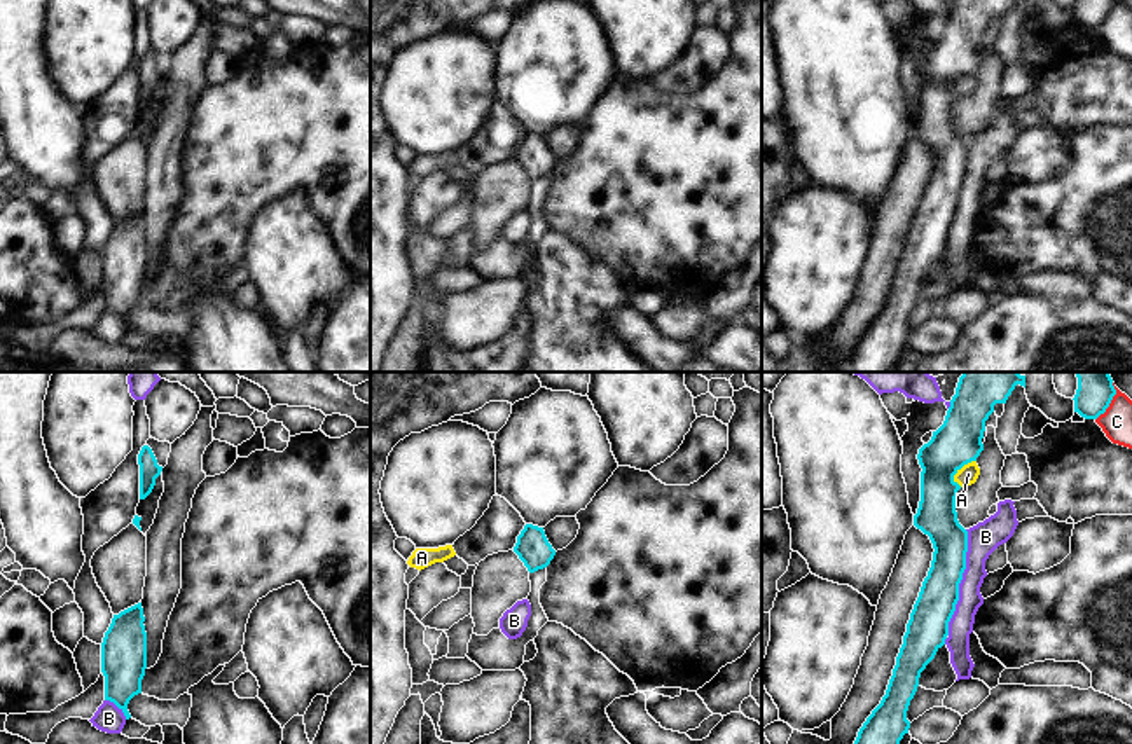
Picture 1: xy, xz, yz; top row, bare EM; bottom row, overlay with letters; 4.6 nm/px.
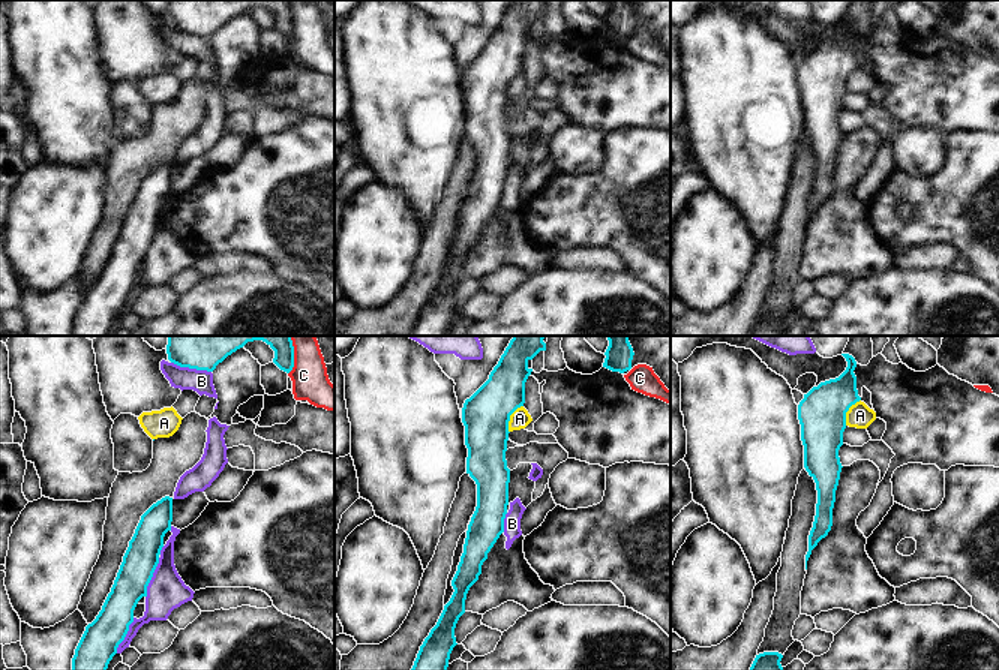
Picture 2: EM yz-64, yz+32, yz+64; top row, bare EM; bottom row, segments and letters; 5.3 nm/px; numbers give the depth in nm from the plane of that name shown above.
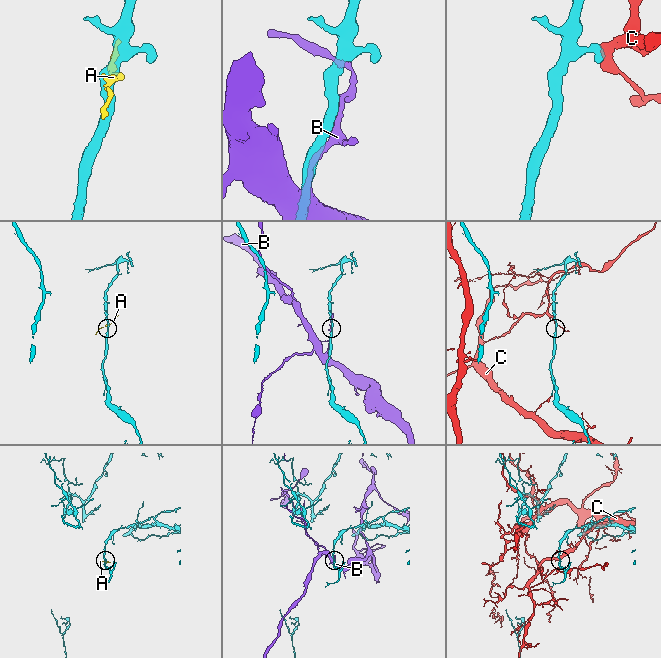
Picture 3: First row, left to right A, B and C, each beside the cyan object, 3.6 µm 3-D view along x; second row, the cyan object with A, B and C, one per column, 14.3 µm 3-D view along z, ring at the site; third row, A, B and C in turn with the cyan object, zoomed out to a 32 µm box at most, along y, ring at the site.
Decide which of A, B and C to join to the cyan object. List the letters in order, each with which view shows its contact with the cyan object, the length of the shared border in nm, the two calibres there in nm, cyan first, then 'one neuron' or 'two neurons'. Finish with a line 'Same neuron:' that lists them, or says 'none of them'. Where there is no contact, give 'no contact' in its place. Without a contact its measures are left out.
A: yz | 150 nm | 220/90 nm | two neurons
B: yz | 500 nm | 190/150 nm | two neurons
C: yz | 170 nm | 130/140 nm | two neurons
Same neuron: none of them

